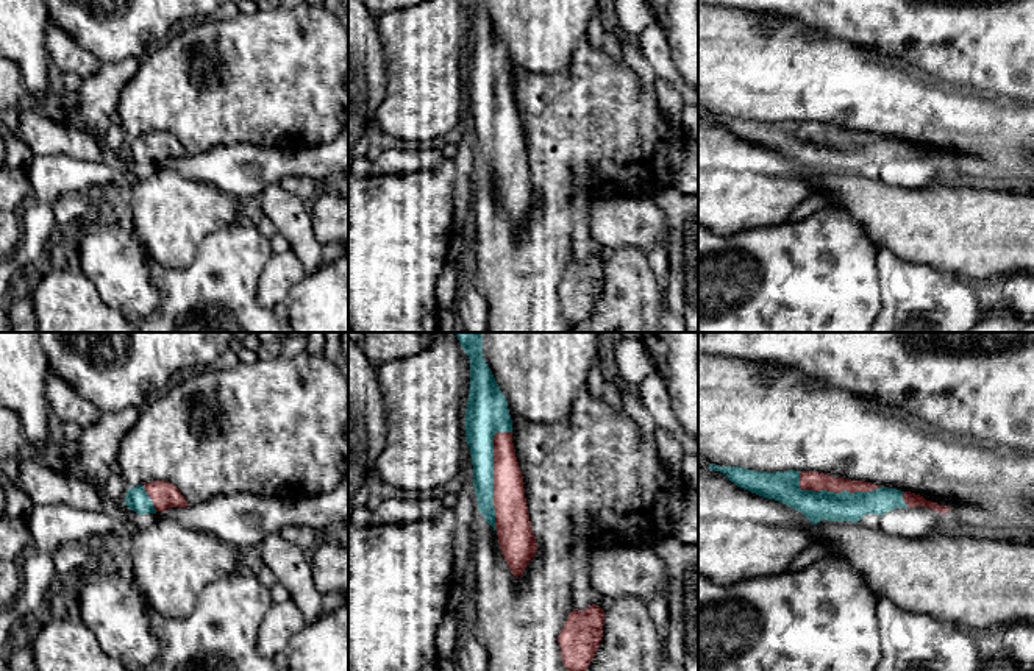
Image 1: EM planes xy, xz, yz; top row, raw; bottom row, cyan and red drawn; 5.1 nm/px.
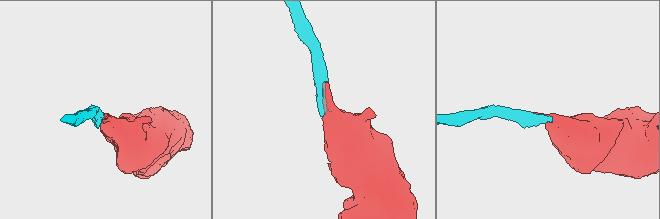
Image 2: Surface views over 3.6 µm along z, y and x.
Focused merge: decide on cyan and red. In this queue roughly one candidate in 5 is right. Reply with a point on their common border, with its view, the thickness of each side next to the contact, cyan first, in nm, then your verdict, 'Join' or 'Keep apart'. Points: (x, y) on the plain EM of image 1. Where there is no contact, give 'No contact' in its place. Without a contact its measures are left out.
Touches cyan at xz (492, 125). Thickness 160 nm (cyan) against 180 nm. Join

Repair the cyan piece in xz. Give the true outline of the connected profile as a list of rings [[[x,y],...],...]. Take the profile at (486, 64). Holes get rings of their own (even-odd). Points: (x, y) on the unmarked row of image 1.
[[[464,0],[470,9],[465,92],[470,97],[478,161],[498,186],[501,204],[519,228],[537,201],[512,94],[512,70],[483,0]]]

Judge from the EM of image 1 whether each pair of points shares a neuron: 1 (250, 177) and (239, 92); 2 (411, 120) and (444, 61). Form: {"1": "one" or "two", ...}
{"1": "two", "2": "one"}

